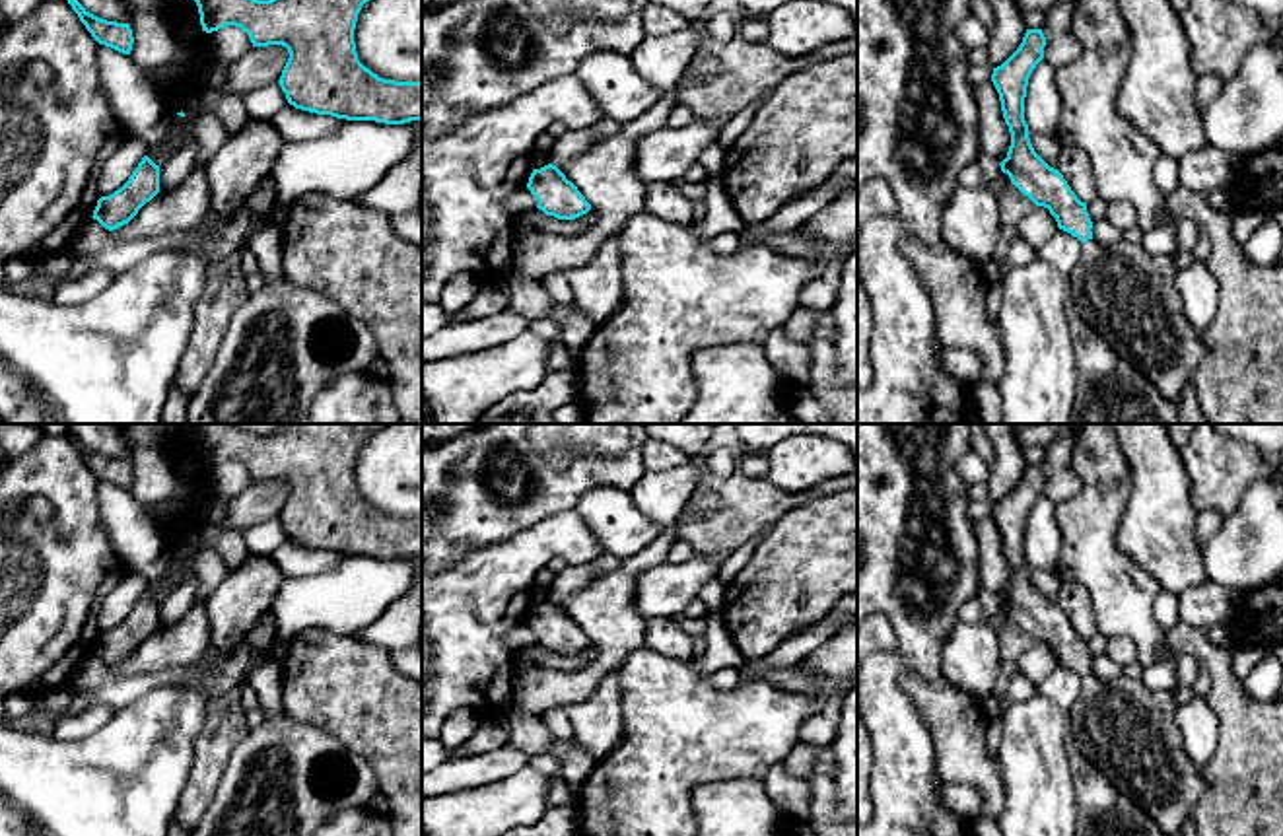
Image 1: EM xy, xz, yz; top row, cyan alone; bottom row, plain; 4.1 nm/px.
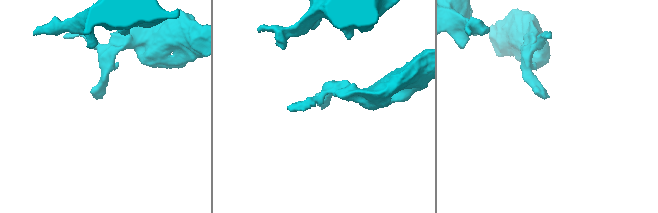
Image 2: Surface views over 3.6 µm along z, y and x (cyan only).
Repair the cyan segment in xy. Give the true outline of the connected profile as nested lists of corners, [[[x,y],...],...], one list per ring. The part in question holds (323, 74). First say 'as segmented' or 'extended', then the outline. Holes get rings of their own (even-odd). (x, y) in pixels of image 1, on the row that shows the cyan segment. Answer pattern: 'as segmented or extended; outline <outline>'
as segmented; outline [[[194,0],[202,31],[241,27],[253,47],[282,45],[290,58],[278,80],[290,105],[346,121],[404,124],[422,121],[422,82],[395,82],[358,60],[354,29],[369,0]]]

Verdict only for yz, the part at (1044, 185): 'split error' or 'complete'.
split error

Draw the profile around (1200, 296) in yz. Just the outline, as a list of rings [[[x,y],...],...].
[[[1194,261],[1176,276],[1180,303],[1194,329],[1203,332],[1217,317],[1221,290],[1207,262]]]

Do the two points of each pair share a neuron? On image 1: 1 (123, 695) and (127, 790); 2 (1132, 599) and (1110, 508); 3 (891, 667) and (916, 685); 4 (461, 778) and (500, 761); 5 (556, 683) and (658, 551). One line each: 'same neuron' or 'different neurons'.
1: different neurons
2: same neuron
3: different neurons
4: same neuron
5: same neuron

